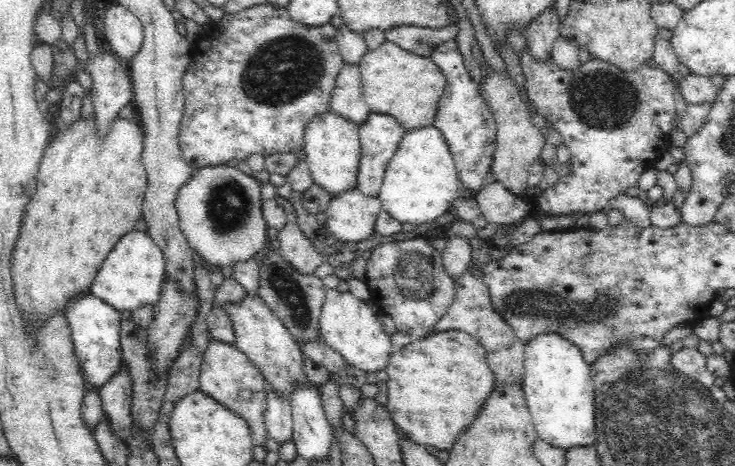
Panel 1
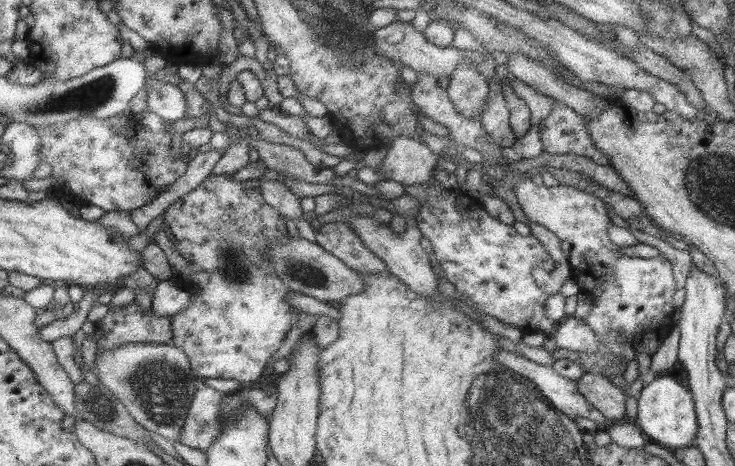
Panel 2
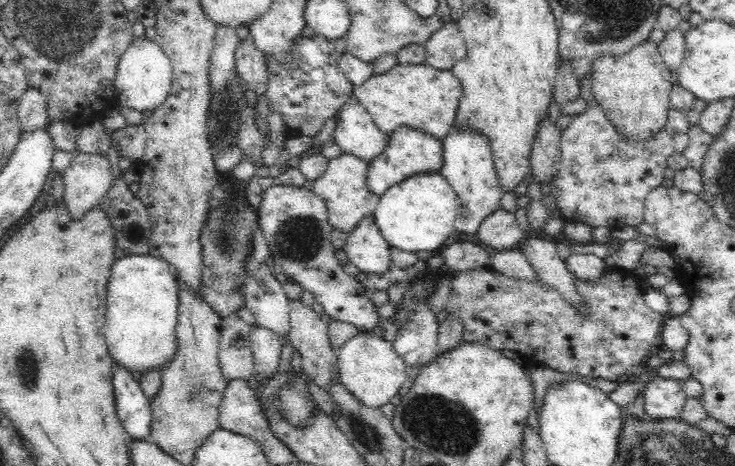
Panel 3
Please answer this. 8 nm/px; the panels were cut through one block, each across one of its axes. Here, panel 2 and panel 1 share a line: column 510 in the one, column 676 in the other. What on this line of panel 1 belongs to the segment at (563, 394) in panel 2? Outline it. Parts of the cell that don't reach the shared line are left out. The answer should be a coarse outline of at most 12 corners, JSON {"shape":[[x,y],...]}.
{"shape":[[696,347],[681,348],[670,358],[677,371],[706,388],[714,377]]}

